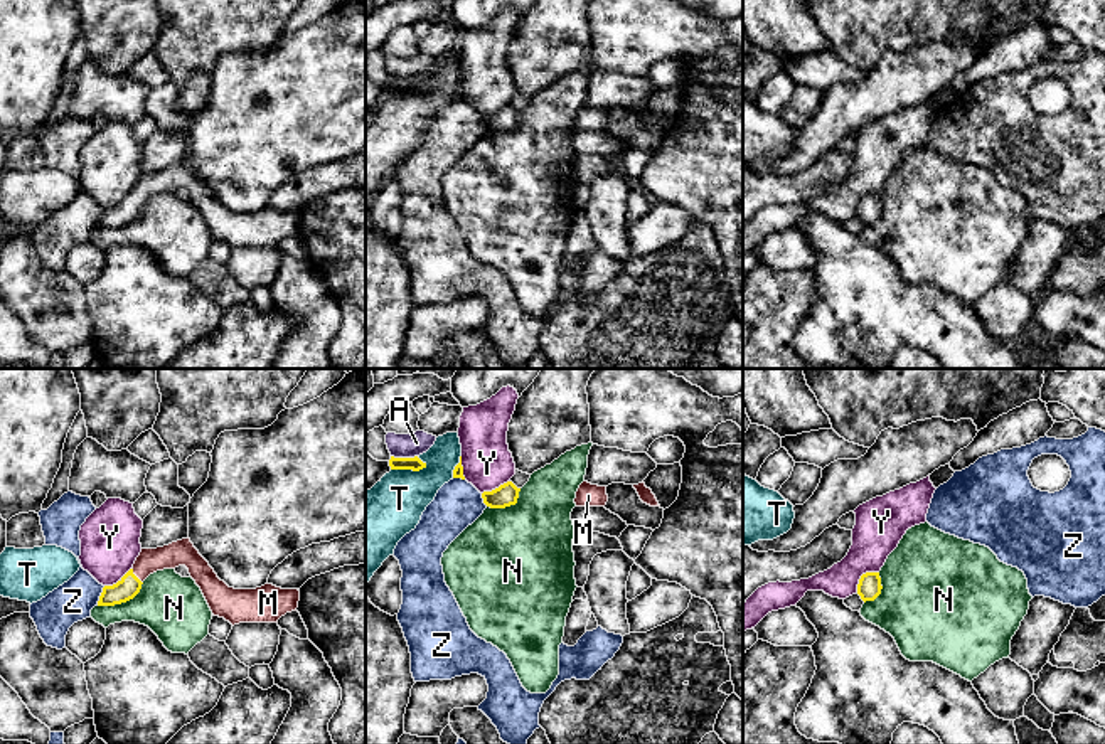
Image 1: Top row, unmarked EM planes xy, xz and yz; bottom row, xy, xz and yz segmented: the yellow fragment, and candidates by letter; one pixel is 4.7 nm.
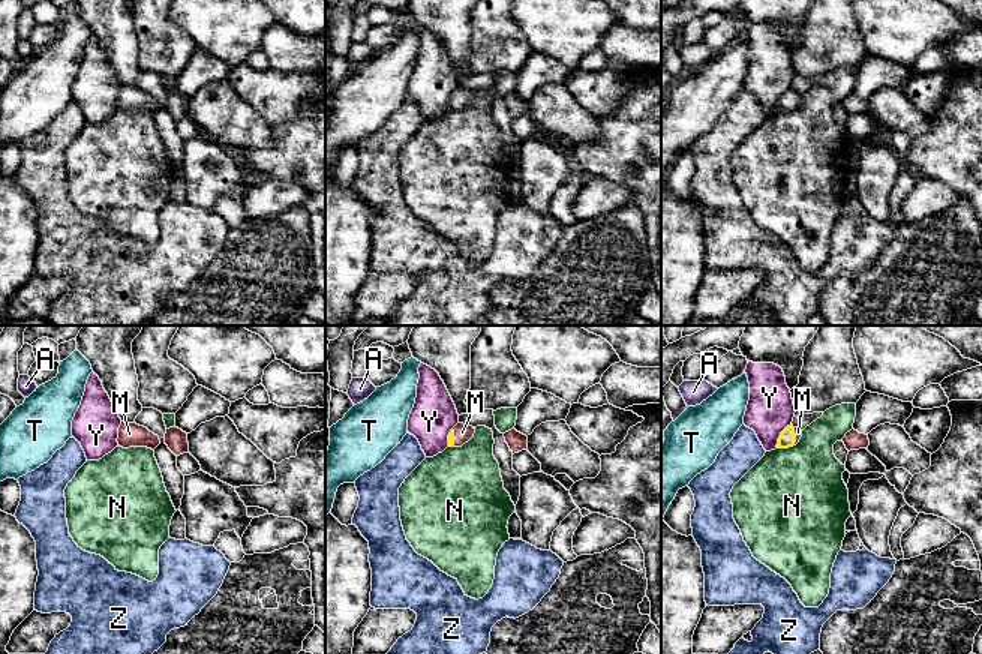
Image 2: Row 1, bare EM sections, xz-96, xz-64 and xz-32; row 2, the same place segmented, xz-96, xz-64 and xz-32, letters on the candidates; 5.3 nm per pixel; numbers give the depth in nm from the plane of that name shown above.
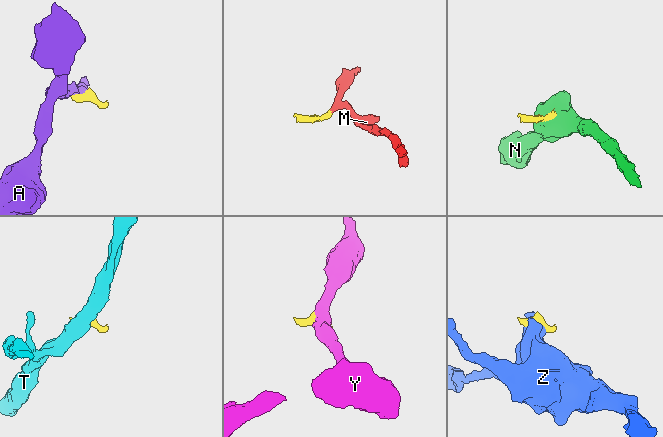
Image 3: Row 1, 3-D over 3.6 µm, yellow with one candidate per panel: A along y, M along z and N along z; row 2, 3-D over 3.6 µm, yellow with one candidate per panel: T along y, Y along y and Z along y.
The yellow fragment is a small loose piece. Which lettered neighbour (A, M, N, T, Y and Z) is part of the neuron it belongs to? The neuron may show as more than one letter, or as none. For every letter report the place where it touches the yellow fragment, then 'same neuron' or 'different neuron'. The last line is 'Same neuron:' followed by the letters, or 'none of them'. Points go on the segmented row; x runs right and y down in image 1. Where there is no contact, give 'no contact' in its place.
A: contact xz (405, 458); different neuron
M: contact xy (135, 576); same neuron
N: contact xy (122, 601); different neuron
T: contact xz (408, 468); different neuron
Y: contact yz (861, 576); different neuron
Z: contact xy (100, 596); different neuron
Same neuron: M

